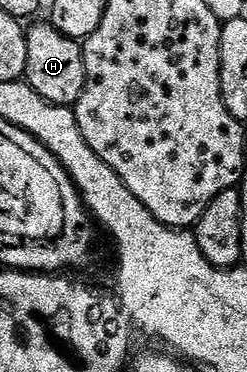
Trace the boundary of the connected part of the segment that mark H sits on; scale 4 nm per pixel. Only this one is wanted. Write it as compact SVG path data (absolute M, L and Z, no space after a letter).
M35 21L26 28L27 32L27 74L25 81L45 101L53 105L74 108L85 89L87 74L83 49L78 39L65 37L50 21Z

